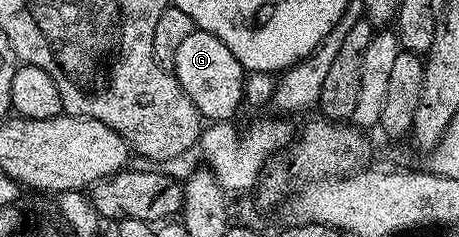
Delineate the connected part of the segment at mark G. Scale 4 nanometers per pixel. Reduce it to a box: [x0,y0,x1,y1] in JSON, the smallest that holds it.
[173,29,245,120]

